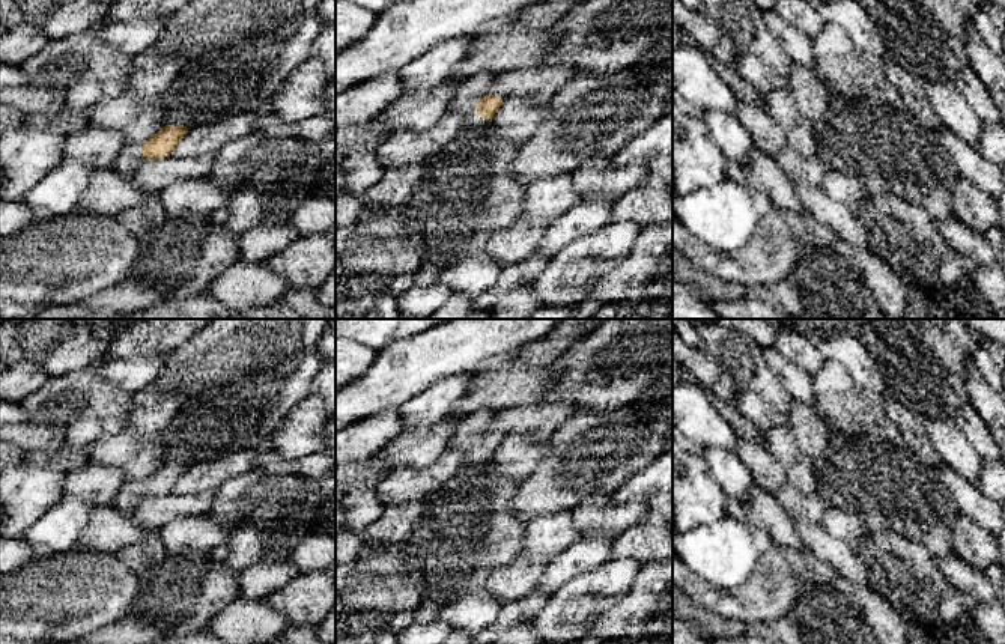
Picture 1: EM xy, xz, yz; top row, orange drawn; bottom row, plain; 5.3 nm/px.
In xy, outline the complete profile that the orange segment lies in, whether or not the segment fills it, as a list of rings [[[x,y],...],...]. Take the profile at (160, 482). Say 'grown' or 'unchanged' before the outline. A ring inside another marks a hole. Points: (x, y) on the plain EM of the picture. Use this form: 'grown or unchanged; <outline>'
grown; [[[165,462],[146,478],[126,480],[111,504],[122,512],[134,512],[144,498],[169,494],[187,468],[184,462]]]

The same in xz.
grown; [[[478,411],[460,420],[447,450],[462,453],[462,465],[486,463],[502,442],[499,432],[490,432],[489,424],[498,411]]]

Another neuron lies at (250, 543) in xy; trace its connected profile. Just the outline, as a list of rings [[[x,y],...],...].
[[[263,522],[238,525],[223,548],[224,563],[227,567],[242,570],[281,554],[284,546],[304,537],[295,525],[269,527]]]

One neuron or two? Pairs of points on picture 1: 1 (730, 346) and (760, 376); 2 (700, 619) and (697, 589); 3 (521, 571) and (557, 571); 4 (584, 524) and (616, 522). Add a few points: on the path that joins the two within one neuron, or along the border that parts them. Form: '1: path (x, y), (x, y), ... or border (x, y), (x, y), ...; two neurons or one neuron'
1: path (737, 354), (752, 369); one neuron
2: border (688, 595), (709, 610), (730, 619); two neurons
3: border (549, 563), (533, 589); two neurons
4: path (592, 522), (608, 522); one neuron

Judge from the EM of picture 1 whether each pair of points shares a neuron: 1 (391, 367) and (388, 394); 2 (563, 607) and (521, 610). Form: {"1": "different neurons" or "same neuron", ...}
{"1": "same neuron", "2": "different neurons"}

